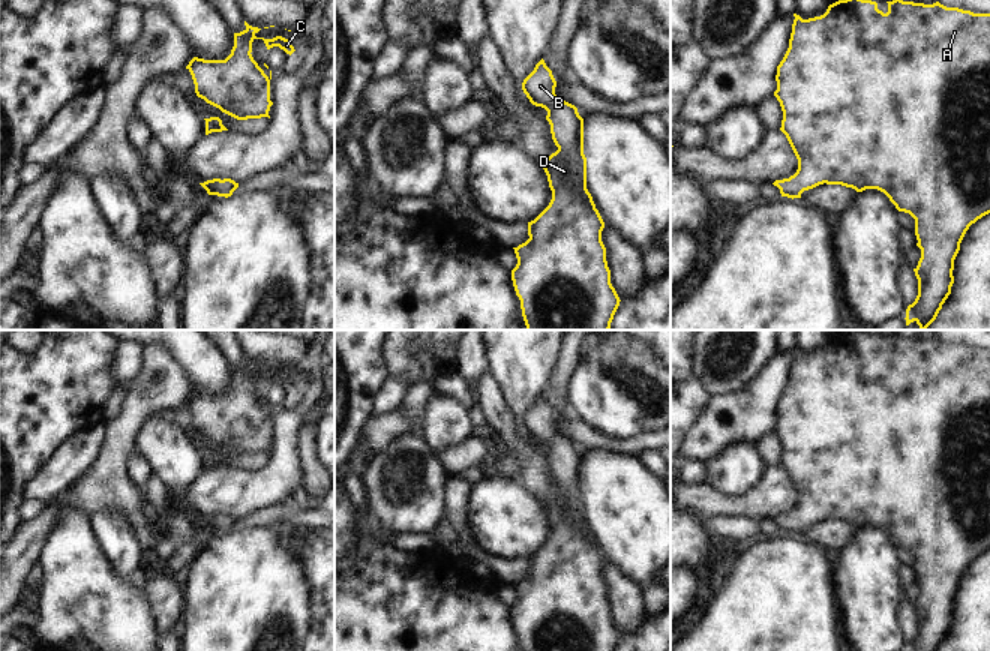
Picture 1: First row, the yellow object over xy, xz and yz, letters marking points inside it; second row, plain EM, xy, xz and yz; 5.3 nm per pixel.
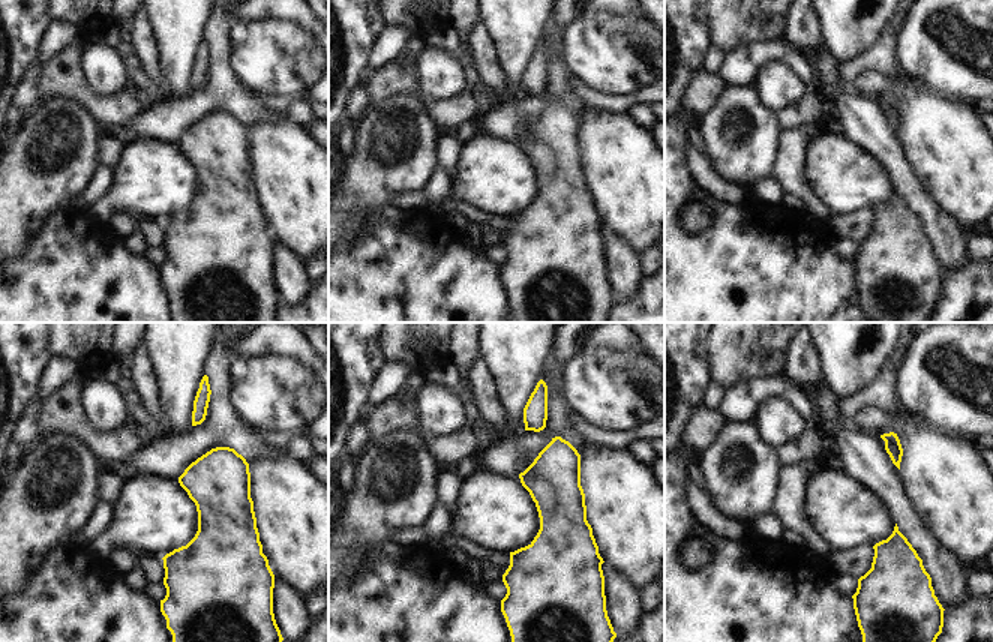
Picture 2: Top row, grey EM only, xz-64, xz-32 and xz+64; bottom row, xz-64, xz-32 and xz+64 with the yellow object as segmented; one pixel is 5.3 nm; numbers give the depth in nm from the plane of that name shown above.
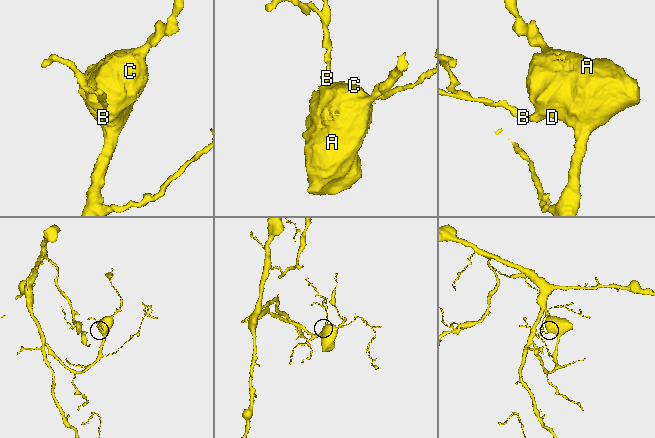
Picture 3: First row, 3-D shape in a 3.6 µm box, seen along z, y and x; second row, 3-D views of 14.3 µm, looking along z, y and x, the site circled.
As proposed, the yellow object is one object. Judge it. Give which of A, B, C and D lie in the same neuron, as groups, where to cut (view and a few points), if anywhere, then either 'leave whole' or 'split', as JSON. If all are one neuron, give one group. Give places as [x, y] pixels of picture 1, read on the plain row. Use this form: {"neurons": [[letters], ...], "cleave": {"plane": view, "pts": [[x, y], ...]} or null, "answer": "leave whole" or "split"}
{"neurons": [["A", "B", "C", "D"]], "cleave": null, "answer": "leave whole"}

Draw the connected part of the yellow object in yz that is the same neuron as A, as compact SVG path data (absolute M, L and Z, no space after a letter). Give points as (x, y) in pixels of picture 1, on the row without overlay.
M852 332L828 342L820 352L802 356L794 350L789 384L777 402L777 426L774 432L780 438L783 456L780 466L786 471L796 495L798 506L794 512L776 516L782 532L801 534L804 526L819 520L842 520L856 528L878 525L884 528L898 548L909 549L915 555L916 582L921 594L914 604L918 615L918 632L908 642L906 651L938 651L951 630L954 620L954 596L960 579L972 560L990 549L990 350L974 350L958 344L946 344L939 338L933 340L903 338L896 334L888 339L888 348L878 345L878 339Z

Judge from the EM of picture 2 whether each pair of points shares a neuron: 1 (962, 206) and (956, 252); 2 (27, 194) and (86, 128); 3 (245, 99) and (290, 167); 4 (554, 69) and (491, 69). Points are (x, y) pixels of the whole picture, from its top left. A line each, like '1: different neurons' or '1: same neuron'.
1: different neurons
2: same neuron
3: different neurons
4: different neurons

